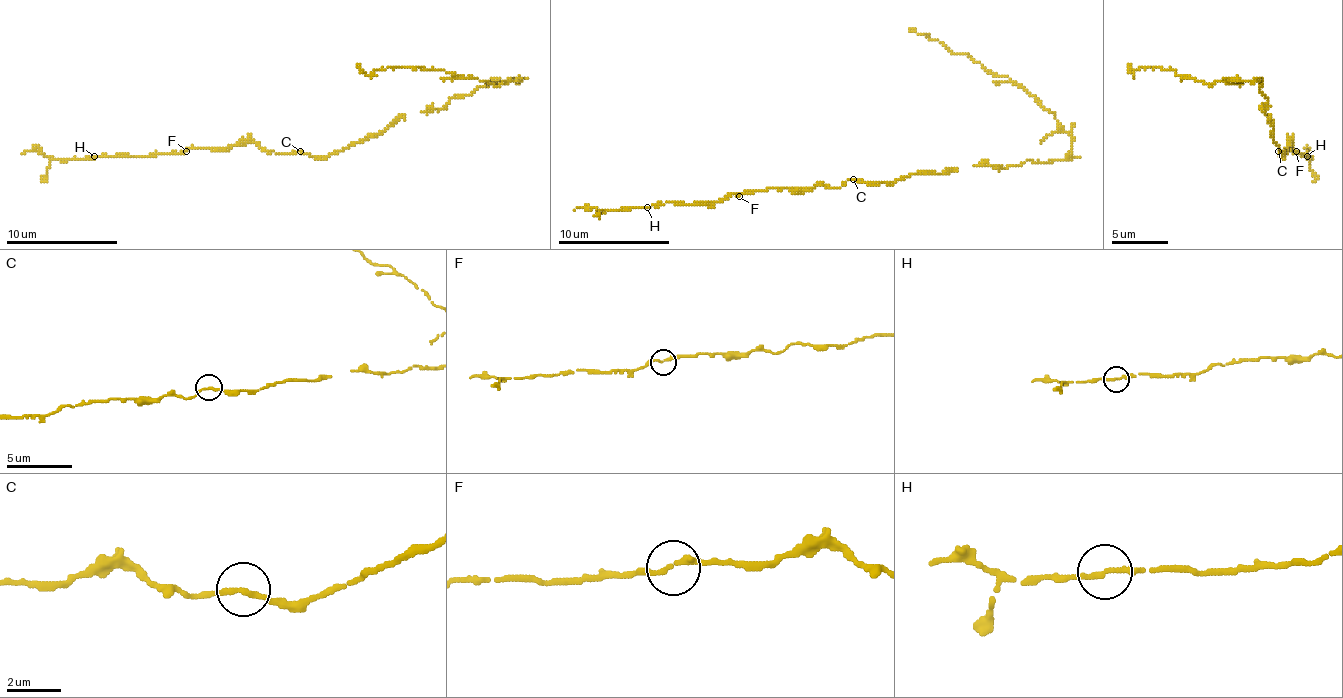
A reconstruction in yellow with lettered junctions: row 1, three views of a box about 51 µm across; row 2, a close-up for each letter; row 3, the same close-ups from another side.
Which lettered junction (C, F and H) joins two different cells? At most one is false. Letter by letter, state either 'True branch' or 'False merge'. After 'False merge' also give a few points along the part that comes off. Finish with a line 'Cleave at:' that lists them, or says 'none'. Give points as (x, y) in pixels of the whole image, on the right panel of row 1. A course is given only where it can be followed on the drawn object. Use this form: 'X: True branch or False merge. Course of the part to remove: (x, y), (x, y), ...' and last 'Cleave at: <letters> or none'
C: True branch
F: True branch
H: True branch
Cleave at: none

